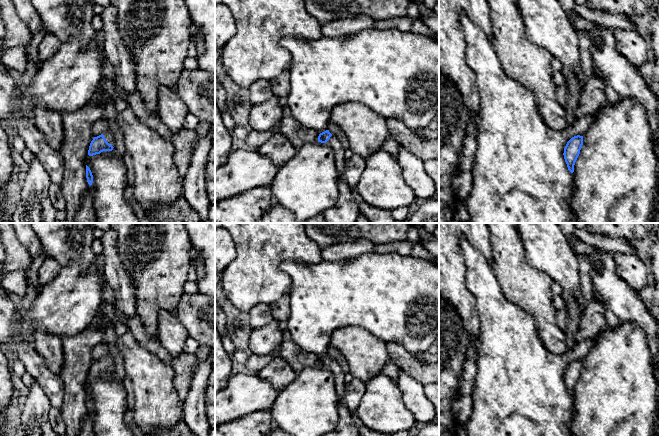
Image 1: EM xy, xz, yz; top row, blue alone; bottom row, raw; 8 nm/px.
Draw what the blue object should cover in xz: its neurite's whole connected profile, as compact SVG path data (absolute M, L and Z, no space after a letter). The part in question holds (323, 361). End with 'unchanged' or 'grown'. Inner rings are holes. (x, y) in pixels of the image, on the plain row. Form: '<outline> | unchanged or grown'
M329 354L319 358L318 366L328 367L334 376L335 389L340 403L343 403L343 396L345 392L346 383L344 381L344 373L339 364L333 360Z | grown

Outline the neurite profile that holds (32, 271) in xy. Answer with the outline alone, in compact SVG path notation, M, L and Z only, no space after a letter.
M41 252L38 256L32 257L31 265L28 269L25 270L25 273L28 278L28 283L33 286L37 295L42 290L42 287L39 285L38 281L38 270L41 267L44 260L44 252Z

